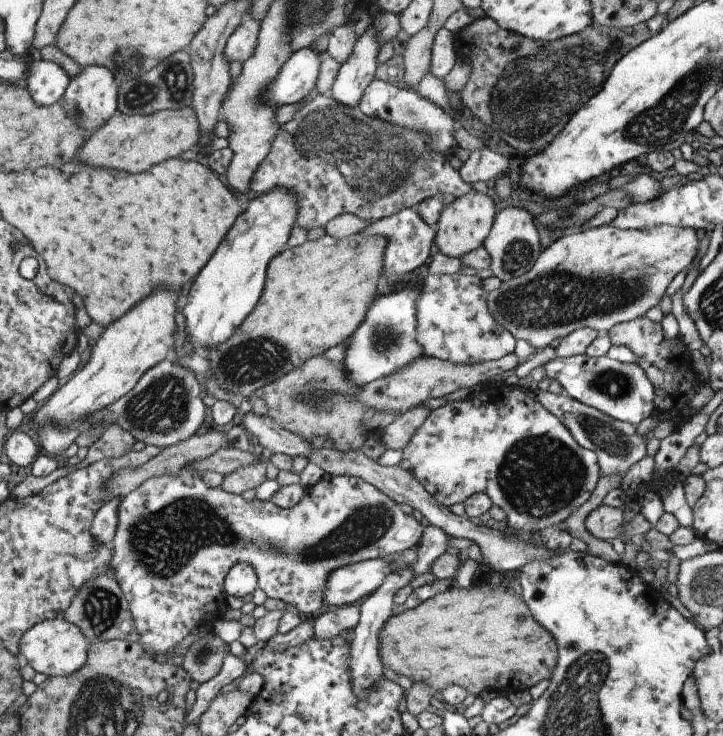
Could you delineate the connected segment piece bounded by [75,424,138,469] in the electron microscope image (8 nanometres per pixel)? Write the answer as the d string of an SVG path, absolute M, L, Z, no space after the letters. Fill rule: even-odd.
M112 425L106 430L90 449L88 456L79 462L75 461L75 467L85 469L104 459L119 459L128 453L134 452L138 438L132 432L128 432L122 425Z

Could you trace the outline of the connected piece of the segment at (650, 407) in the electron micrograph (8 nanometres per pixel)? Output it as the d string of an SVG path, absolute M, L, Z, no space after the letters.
M584 354L556 357L546 364L545 370L549 378L558 380L565 391L582 404L601 410L616 420L637 425L644 418L654 415L653 384L636 363L623 363L606 355L589 357Z

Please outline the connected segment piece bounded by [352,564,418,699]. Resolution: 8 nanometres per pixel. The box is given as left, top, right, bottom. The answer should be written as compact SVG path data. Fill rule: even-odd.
M414 564L407 567L397 569L389 574L386 582L373 594L370 595L362 605L362 618L360 624L354 629L353 654L352 654L352 670L353 685L357 695L362 699L367 699L380 682L383 682L386 665L384 664L381 653L381 630L383 626L395 615L395 607L398 605L395 601L396 595L409 584L414 582L414 578L418 576Z

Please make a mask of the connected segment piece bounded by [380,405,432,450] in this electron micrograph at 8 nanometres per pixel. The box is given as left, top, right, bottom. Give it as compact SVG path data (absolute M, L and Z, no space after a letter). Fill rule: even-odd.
M420 405L398 417L386 430L380 432L387 448L400 450L410 445L431 412L426 405Z

